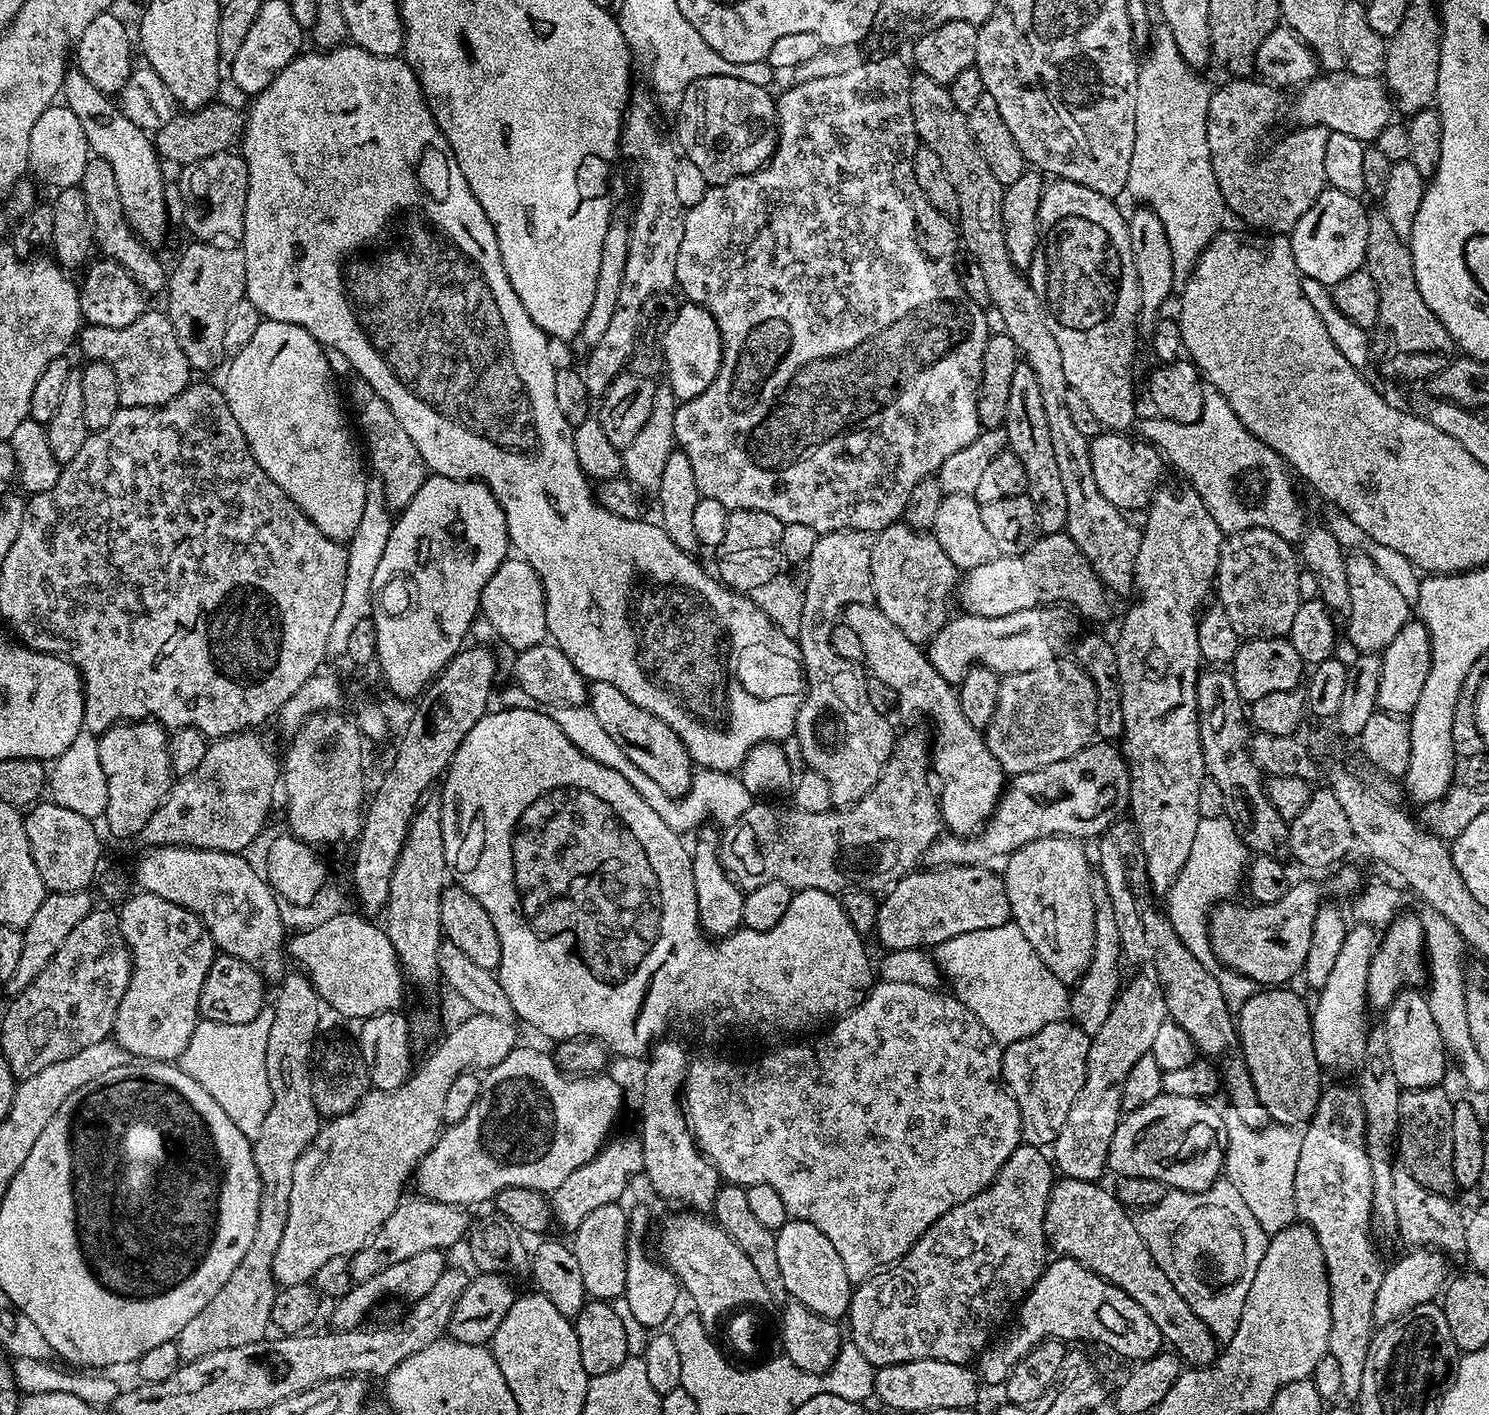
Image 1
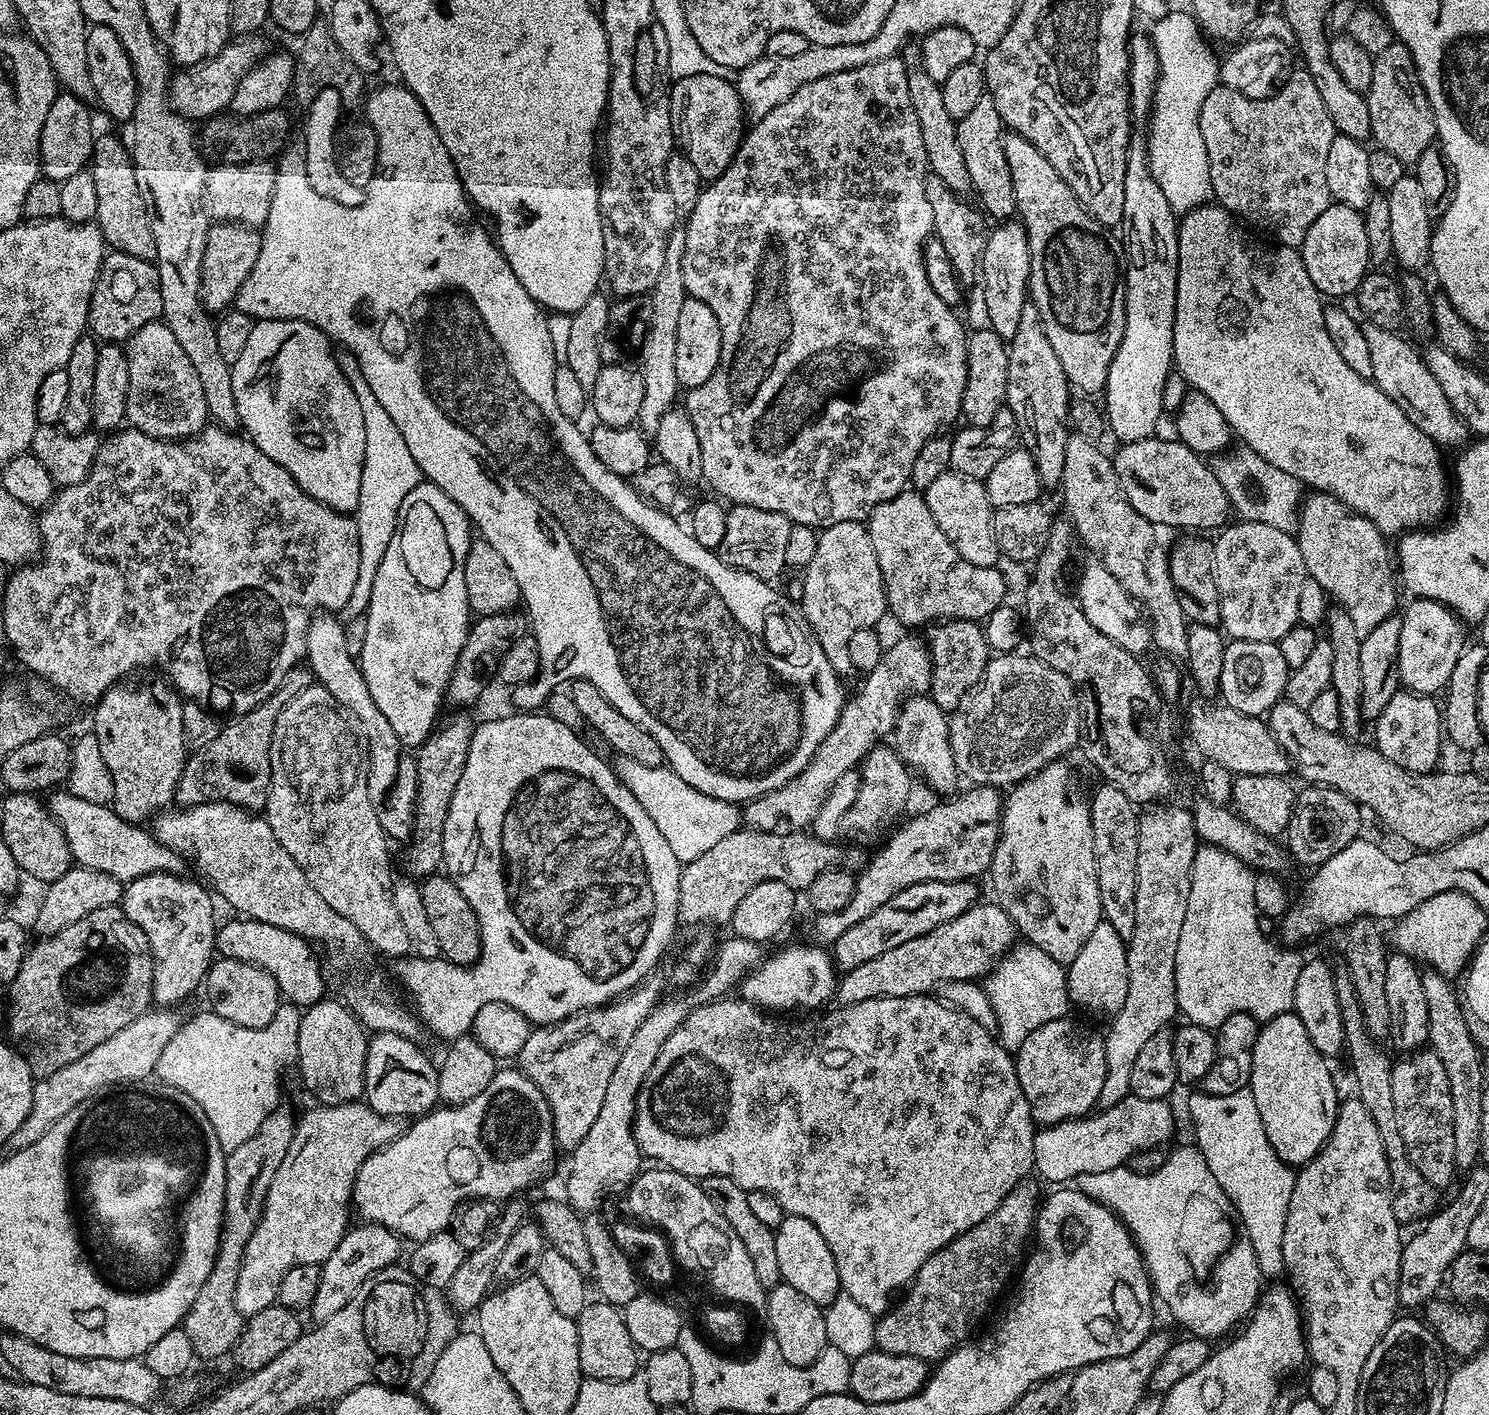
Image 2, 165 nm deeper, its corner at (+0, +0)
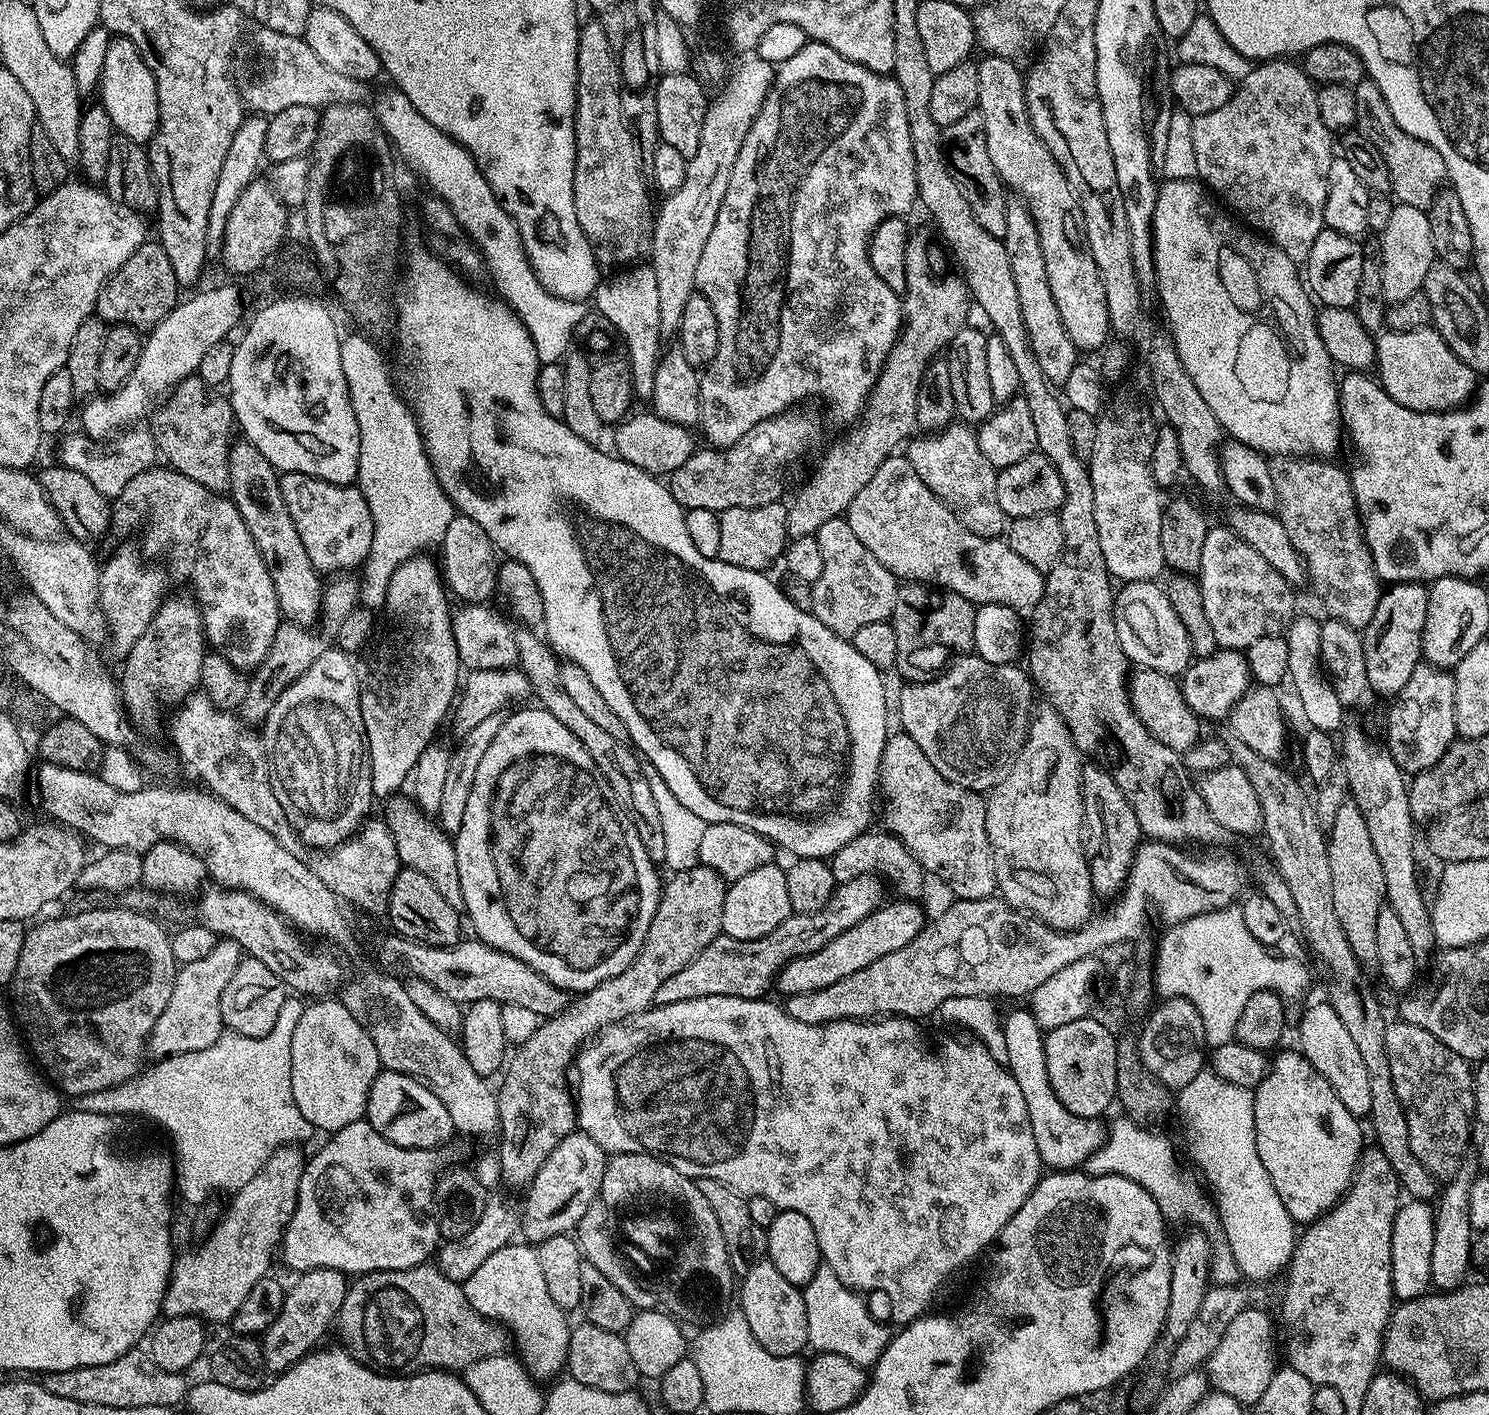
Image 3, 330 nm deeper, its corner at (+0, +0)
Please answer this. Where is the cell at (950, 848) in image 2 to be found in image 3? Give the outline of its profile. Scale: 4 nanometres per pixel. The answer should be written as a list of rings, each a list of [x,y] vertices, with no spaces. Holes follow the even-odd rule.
[[[875,874],[859,876],[845,884],[837,884],[830,902],[826,902],[822,910],[814,914],[788,916],[782,926],[770,930],[770,934],[762,938],[739,940],[723,934],[716,936],[714,942],[710,942],[710,946],[706,946],[706,950],[702,950],[702,954],[694,958],[694,962],[682,966],[678,974],[673,974],[671,978],[666,978],[666,982],[662,982],[656,995],[656,1004],[686,1002],[707,996],[733,996],[751,1000],[767,997],[773,991],[776,975],[783,970],[786,962],[814,954],[814,950],[822,950],[822,946],[826,946],[826,942],[833,938],[838,938],[842,930],[858,926],[862,918],[881,907],[886,900],[884,887],[886,888],[885,881]]]

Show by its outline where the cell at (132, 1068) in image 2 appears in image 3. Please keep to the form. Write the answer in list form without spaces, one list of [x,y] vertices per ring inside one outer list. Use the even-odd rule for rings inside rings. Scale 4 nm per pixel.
[[[217,939],[214,950],[198,962],[183,965],[176,973],[174,994],[170,994],[170,1002],[166,1002],[166,1010],[162,1010],[162,1018],[154,1026],[148,1036],[149,1053],[153,1057],[163,1058],[177,1056],[194,1050],[206,1050],[206,1046],[214,1046],[220,1033],[225,1031],[222,1018],[222,990],[226,990],[226,982],[230,982],[234,970],[238,970],[242,959],[242,949],[237,940]]]

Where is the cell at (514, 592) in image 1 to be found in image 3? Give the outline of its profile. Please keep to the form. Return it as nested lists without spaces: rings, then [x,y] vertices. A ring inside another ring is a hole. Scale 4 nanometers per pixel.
[[[457,514],[446,528],[438,550],[441,551],[438,564],[442,569],[442,579],[447,591],[455,599],[457,596],[464,604],[483,604],[491,601],[492,592],[497,591],[498,553],[480,523]]]

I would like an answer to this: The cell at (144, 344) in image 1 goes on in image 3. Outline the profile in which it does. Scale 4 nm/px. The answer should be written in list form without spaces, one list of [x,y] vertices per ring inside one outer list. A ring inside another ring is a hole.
[[[199,375],[187,376],[151,413],[150,431],[159,455],[165,456],[171,467],[212,492],[224,494],[228,492],[228,450],[234,443],[234,417],[231,399],[220,394],[203,384]]]

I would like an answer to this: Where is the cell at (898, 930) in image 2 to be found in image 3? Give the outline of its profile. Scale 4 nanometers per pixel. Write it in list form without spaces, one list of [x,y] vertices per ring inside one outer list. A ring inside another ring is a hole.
[[[896,898],[896,901],[885,903],[870,913],[858,926],[850,926],[850,930],[842,930],[838,938],[833,938],[822,946],[822,950],[814,950],[814,954],[806,954],[786,962],[786,966],[776,975],[774,981],[775,991],[781,992],[781,997],[787,998],[794,994],[810,994],[810,990],[822,990],[822,986],[834,986],[849,974],[870,966],[885,954],[894,954],[894,950],[902,950],[906,942],[926,927],[924,912],[908,898]]]

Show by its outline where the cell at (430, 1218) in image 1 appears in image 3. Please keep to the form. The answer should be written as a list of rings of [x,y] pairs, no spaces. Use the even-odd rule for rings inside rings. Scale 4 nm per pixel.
[[[315,1268],[309,1272],[301,1272],[295,1279],[292,1288],[290,1284],[285,1291],[282,1310],[278,1310],[278,1318],[270,1322],[270,1326],[259,1341],[263,1367],[265,1369],[268,1367],[272,1374],[279,1374],[291,1368],[323,1341],[320,1339],[327,1334],[328,1328],[330,1332],[333,1327],[350,1283],[345,1273],[329,1268]]]

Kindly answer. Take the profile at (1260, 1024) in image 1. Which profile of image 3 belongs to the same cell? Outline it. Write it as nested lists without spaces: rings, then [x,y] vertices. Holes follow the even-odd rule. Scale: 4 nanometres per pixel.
[[[1299,1050],[1293,1052],[1277,1051],[1271,1057],[1268,1073],[1266,1078],[1262,1078],[1262,1082],[1254,1089],[1254,1134],[1258,1142],[1258,1158],[1262,1162],[1262,1166],[1266,1166],[1266,1174],[1270,1174],[1270,1182],[1274,1182],[1274,1190],[1278,1194],[1278,1198],[1282,1198],[1282,1206],[1286,1206],[1286,1214],[1290,1214],[1290,1218],[1297,1225],[1307,1226],[1316,1220],[1317,1217],[1324,1215],[1333,1207],[1347,1192],[1349,1185],[1352,1184],[1352,1176],[1356,1173],[1356,1163],[1360,1161],[1360,1154],[1365,1147],[1366,1141],[1360,1133],[1361,1121],[1354,1114],[1350,1114],[1350,1110],[1346,1110],[1346,1106],[1342,1106],[1342,1102],[1338,1099],[1338,1094],[1334,1094],[1334,1090],[1330,1090],[1330,1082],[1326,1082],[1326,1078],[1322,1078],[1322,1074],[1318,1074],[1318,1070],[1314,1070],[1304,1053]]]

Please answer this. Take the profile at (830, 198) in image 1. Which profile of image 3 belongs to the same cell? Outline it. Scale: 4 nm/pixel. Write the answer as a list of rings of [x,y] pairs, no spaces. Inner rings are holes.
[[[817,40],[804,44],[802,50],[798,50],[798,54],[794,54],[794,58],[786,58],[786,62],[782,62],[775,69],[772,86],[766,94],[764,105],[758,110],[754,122],[746,134],[746,142],[742,142],[742,146],[738,150],[738,162],[734,162],[734,170],[730,174],[730,186],[726,186],[726,198],[722,198],[722,206],[718,210],[714,230],[710,230],[710,238],[702,250],[702,259],[698,262],[696,291],[702,293],[706,302],[710,302],[710,306],[714,306],[714,318],[718,318],[718,354],[714,354],[714,358],[707,368],[703,369],[700,378],[700,422],[698,428],[699,431],[704,431],[704,436],[708,439],[705,441],[711,447],[721,450],[728,448],[734,442],[738,442],[738,438],[742,438],[742,434],[746,434],[746,430],[750,430],[750,426],[758,426],[758,422],[771,420],[778,413],[789,411],[793,406],[799,405],[796,404],[799,400],[808,400],[811,396],[821,396],[828,403],[829,410],[840,420],[852,422],[859,417],[860,413],[864,411],[865,402],[868,401],[868,393],[872,391],[874,382],[882,370],[884,359],[890,354],[894,342],[900,336],[900,329],[904,327],[904,305],[901,297],[894,290],[890,290],[890,286],[886,286],[886,282],[882,282],[882,278],[878,278],[878,274],[868,257],[868,242],[872,238],[872,231],[883,220],[891,216],[908,214],[908,211],[912,208],[912,203],[915,205],[917,200],[916,179],[914,178],[914,146],[910,146],[910,122],[906,122],[906,102],[902,102],[902,86],[898,86],[896,79],[883,72],[870,70],[858,62],[850,62],[846,58],[842,58],[842,54],[838,54],[838,50],[830,50],[830,46],[826,46]]]

